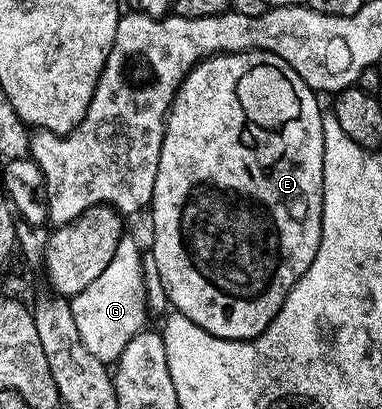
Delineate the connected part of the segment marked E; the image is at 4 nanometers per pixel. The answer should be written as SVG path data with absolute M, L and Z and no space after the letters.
M224 52L196 64L175 92L171 109L163 122L161 158L157 162L157 182L149 205L151 212L151 256L155 259L155 272L165 295L171 299L170 307L185 314L201 330L226 340L252 340L260 336L281 310L289 290L309 270L309 262L321 246L323 221L323 144L324 109L319 109L320 97L277 54L268 52Z

